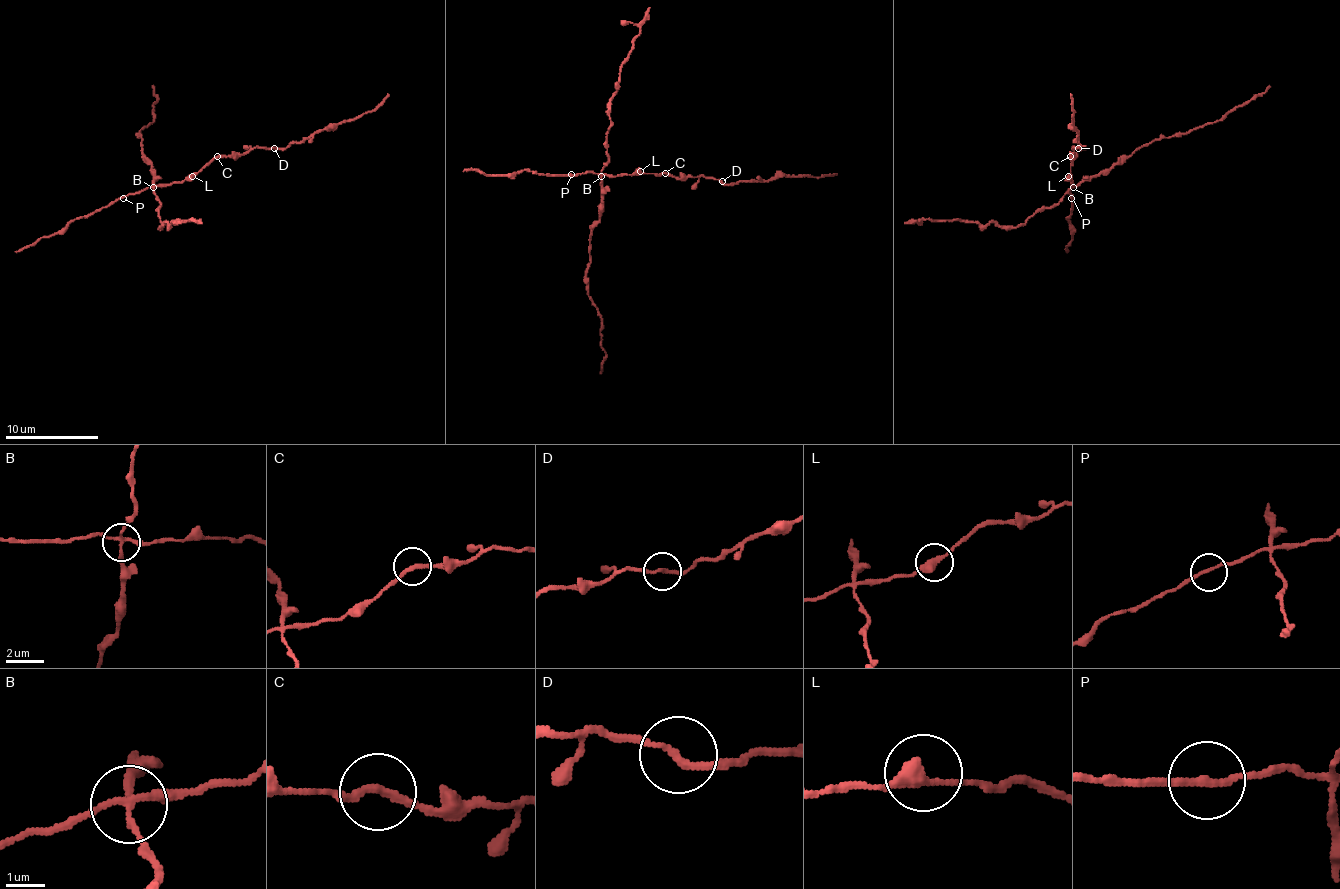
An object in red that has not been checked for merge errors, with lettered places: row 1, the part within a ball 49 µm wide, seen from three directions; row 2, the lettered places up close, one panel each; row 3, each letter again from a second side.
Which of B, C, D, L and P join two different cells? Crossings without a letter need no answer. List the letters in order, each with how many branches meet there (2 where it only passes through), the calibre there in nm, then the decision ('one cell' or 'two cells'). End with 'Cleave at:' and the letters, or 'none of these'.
B: 4 | 180 nm | two cells
C: 2 | 200 nm | one cell
D: 2 | 180 nm | two cells
L: 2 | 360 nm | one cell
P: 2 | 170 nm | one cell
Cleave at: B, D

